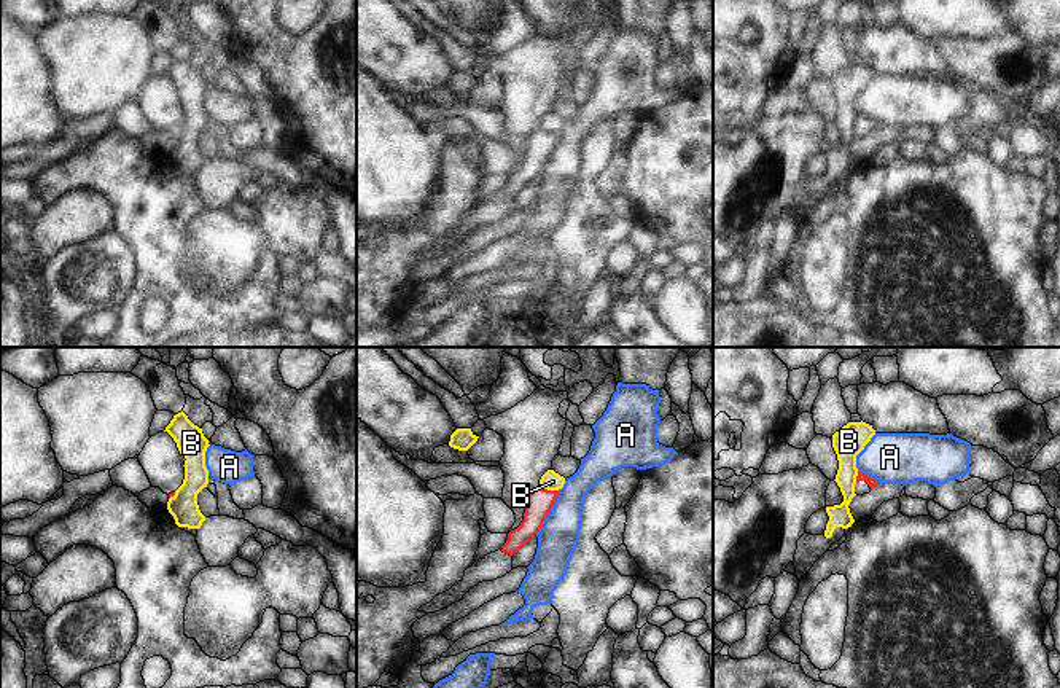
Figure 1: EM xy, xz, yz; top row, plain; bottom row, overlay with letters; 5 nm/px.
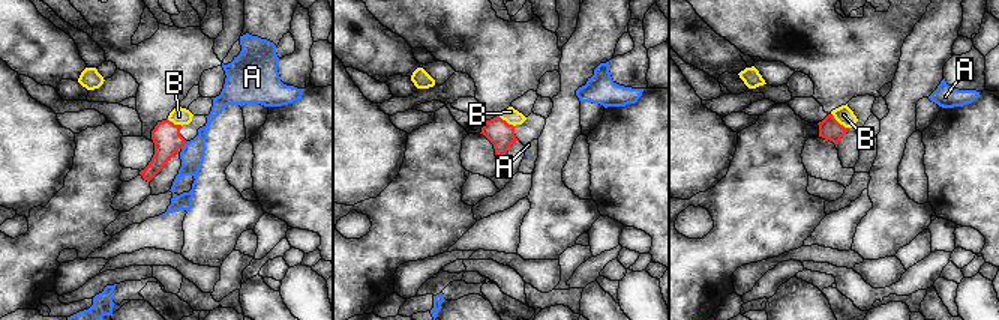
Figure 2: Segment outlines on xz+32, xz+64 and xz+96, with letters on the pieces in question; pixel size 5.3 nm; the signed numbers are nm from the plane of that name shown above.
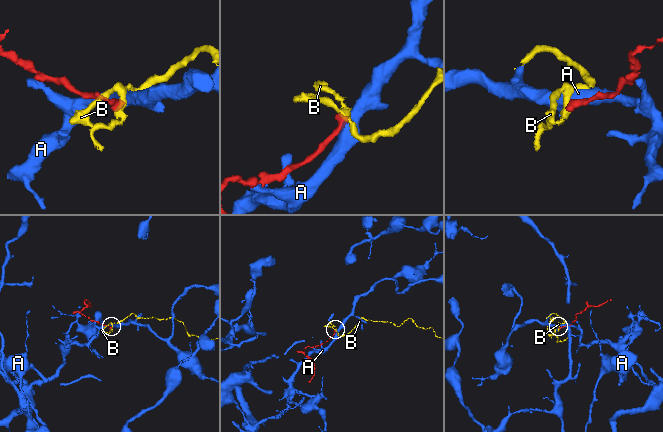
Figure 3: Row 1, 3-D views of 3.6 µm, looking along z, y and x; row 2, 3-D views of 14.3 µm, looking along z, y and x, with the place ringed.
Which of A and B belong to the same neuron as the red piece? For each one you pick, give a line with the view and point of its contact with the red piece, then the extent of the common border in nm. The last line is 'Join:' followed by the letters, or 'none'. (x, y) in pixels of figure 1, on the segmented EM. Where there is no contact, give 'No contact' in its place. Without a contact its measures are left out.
Join: none.

